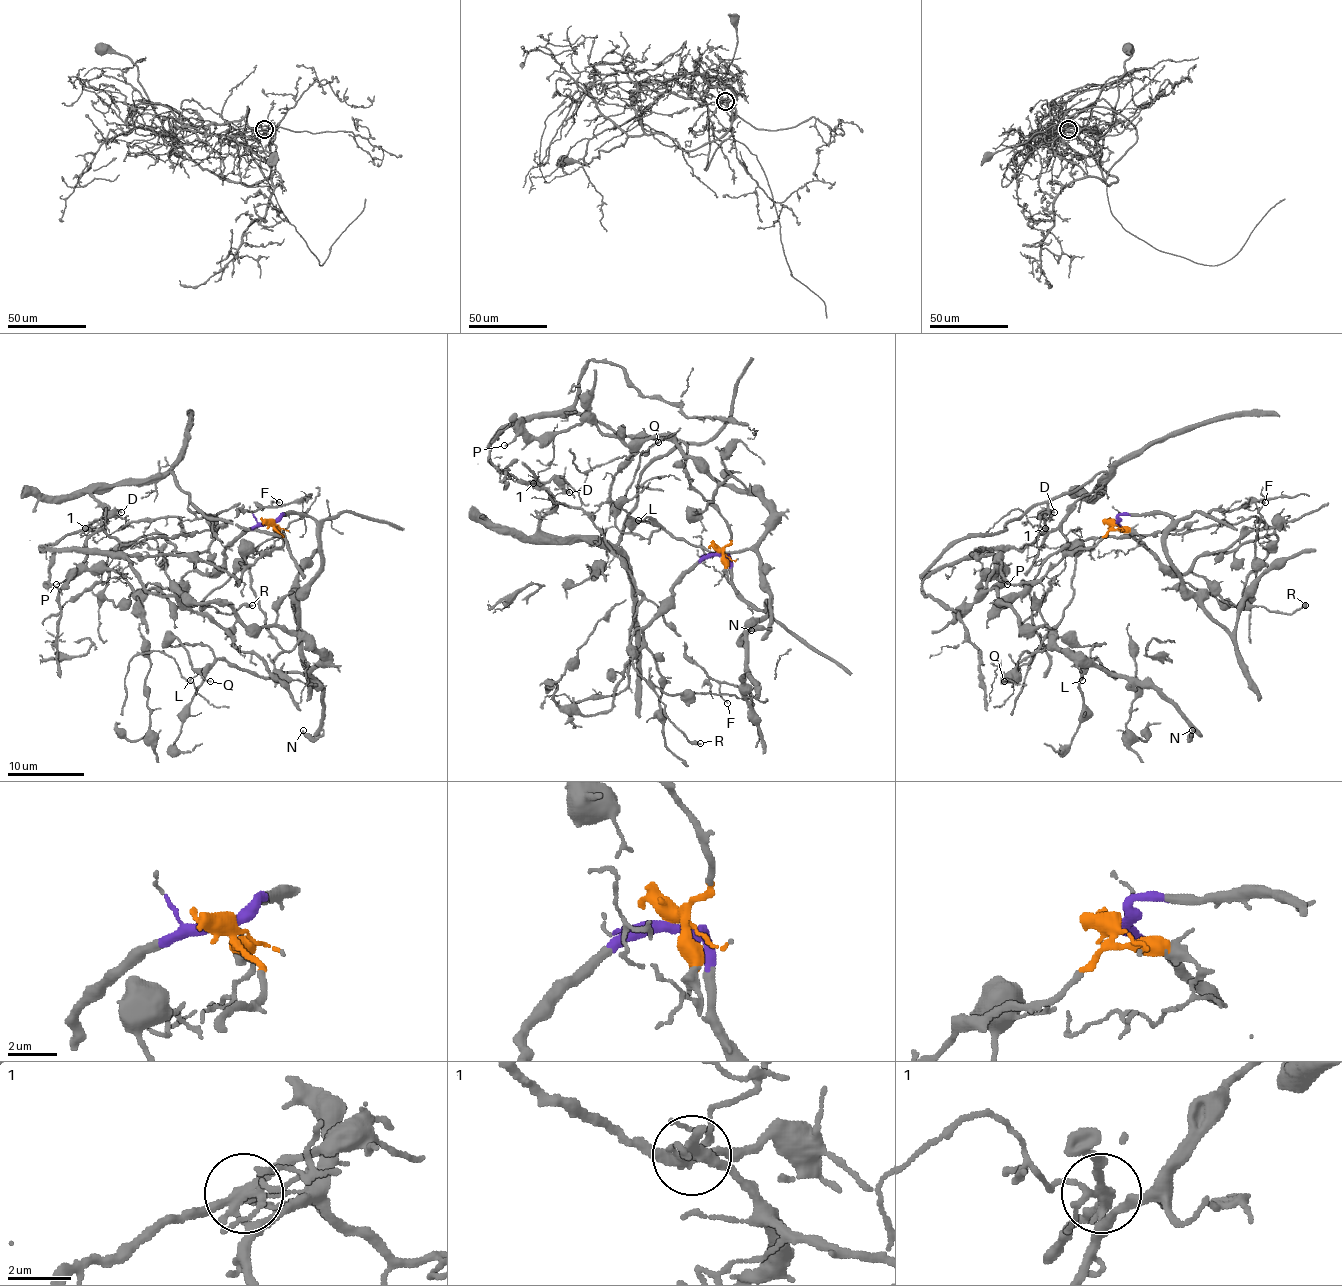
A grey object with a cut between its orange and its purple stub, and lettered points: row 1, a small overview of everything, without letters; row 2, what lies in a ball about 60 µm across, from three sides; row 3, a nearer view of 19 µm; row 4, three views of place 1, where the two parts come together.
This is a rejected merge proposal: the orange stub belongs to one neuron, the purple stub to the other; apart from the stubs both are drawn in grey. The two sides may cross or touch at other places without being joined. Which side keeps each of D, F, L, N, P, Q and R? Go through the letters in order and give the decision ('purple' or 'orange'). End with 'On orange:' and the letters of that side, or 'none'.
D: orange
F: purple
L: orange
N: orange
P: orange
Q: orange
R: purple
On orange: D, L, N, P, Q

